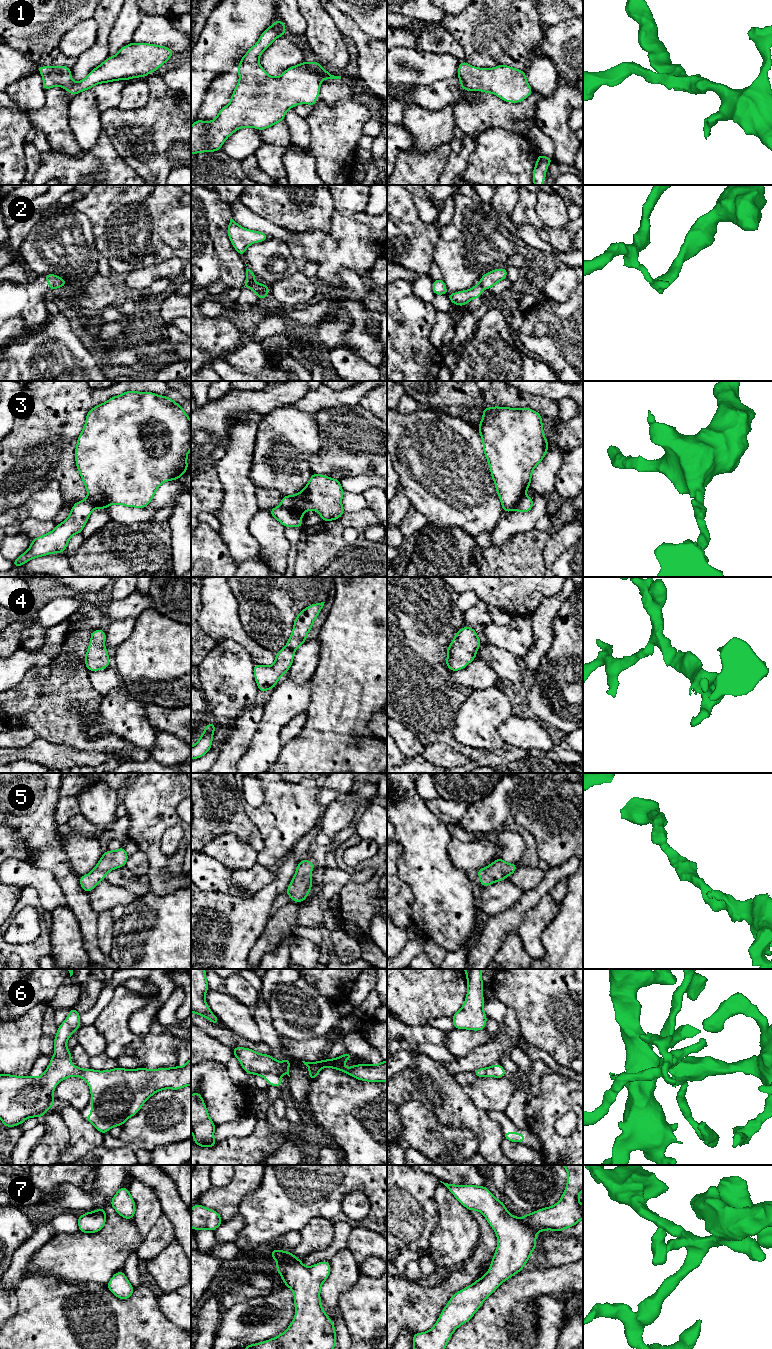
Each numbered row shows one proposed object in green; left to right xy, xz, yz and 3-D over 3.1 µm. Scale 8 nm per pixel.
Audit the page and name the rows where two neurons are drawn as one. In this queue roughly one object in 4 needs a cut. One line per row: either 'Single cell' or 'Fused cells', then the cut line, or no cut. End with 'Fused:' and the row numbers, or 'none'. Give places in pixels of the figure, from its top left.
1: Single cell. No split
2: Fused cells. Split along xz (247, 279), (252, 281)
3: Fused cells. Split along xz (280, 505), (300, 517)
4: Single cell. No split
5: Single cell. No split
6: Single cell. No split
7: Single cell. No split
Fused: 2, 3

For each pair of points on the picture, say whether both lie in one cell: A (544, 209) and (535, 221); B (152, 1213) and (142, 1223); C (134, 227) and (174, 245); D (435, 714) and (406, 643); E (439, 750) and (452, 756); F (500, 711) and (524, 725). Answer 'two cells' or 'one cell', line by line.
A: two cells
B: one cell
C: one cell
D: one cell
E: one cell
F: two cells

